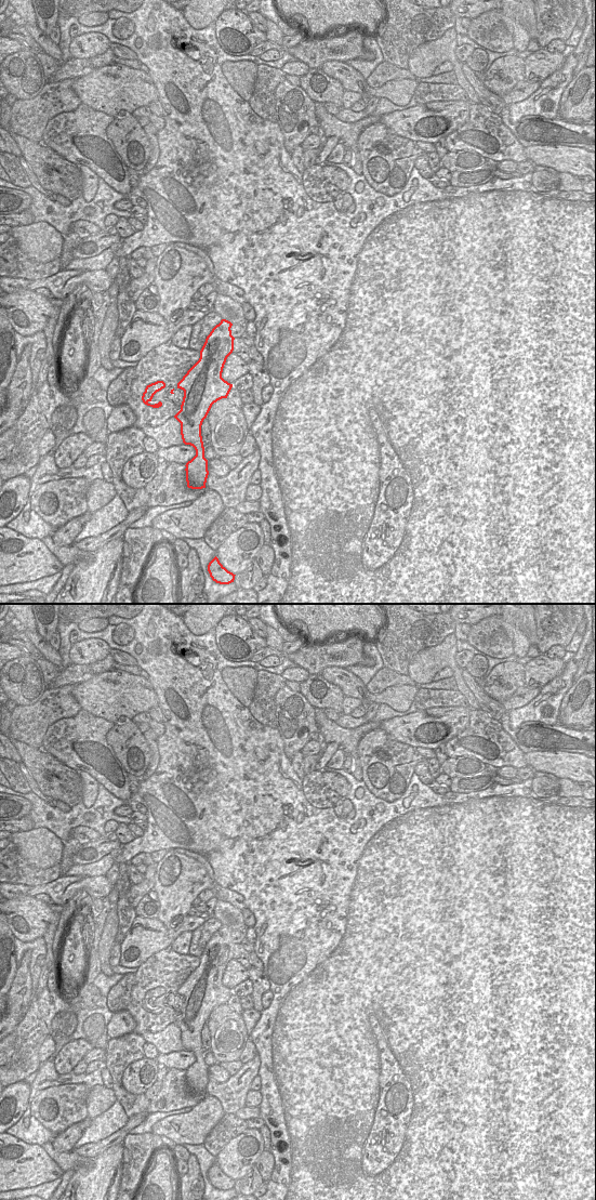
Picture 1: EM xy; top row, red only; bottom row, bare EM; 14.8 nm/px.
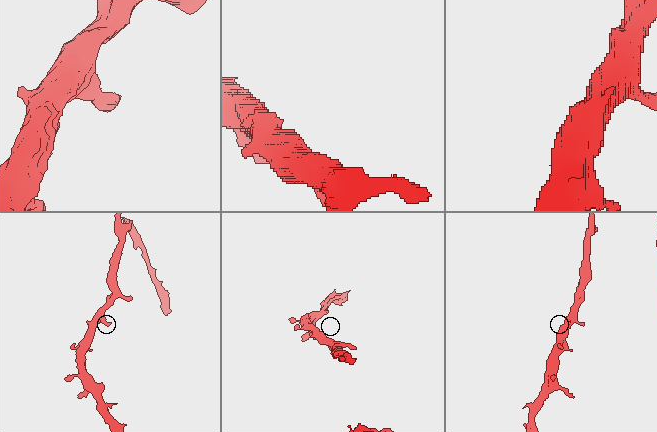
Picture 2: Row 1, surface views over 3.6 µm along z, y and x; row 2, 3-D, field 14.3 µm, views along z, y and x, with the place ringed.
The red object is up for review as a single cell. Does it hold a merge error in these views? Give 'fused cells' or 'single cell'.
single cell

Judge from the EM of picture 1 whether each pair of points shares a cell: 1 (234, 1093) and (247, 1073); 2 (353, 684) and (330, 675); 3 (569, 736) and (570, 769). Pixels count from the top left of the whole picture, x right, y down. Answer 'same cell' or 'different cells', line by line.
1: same cell
2: same cell
3: different cells

